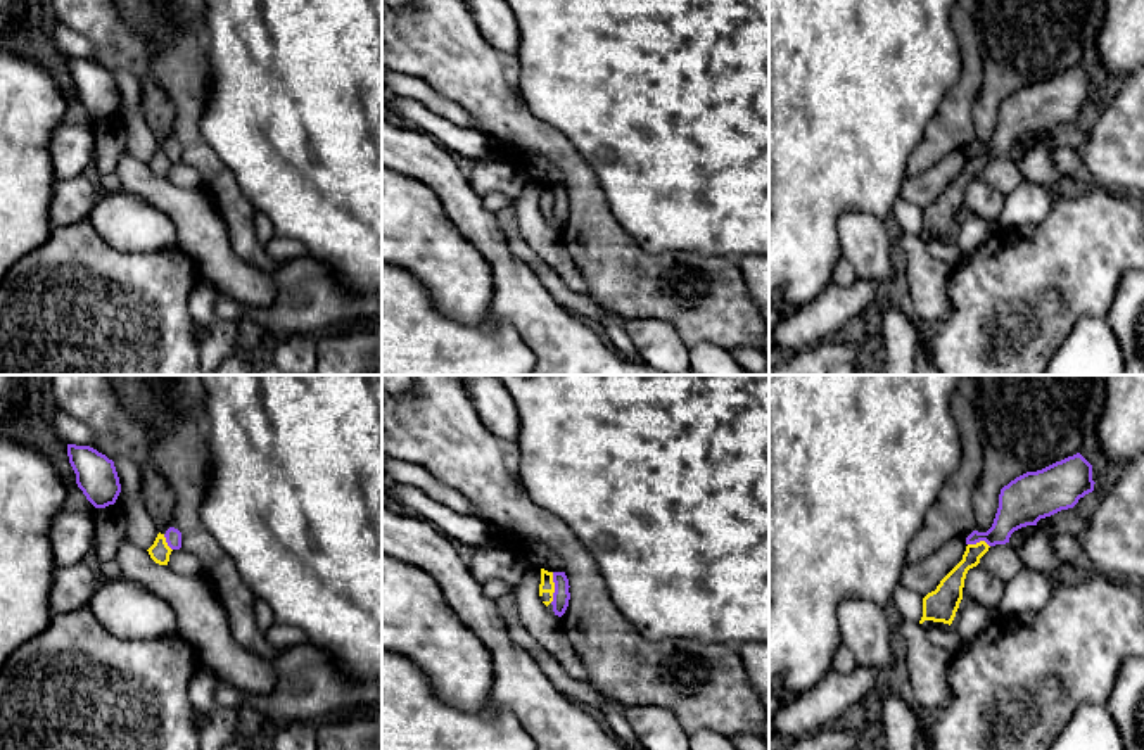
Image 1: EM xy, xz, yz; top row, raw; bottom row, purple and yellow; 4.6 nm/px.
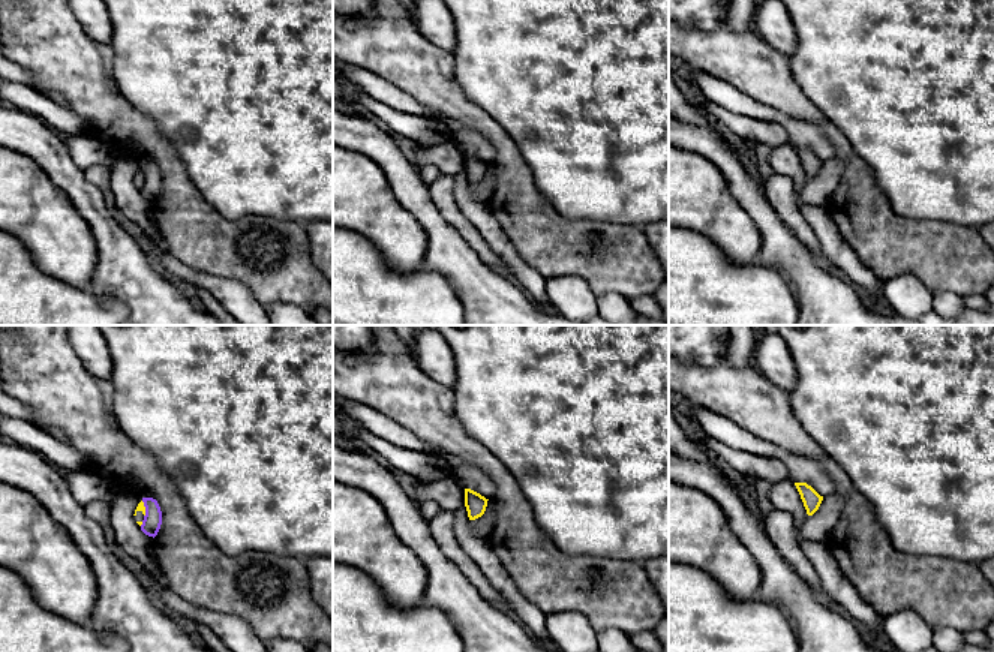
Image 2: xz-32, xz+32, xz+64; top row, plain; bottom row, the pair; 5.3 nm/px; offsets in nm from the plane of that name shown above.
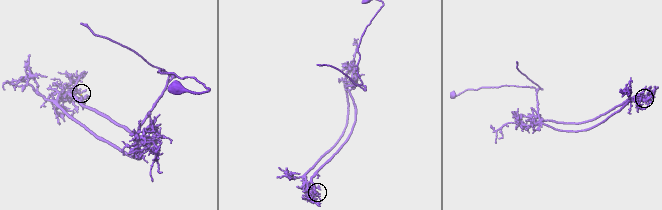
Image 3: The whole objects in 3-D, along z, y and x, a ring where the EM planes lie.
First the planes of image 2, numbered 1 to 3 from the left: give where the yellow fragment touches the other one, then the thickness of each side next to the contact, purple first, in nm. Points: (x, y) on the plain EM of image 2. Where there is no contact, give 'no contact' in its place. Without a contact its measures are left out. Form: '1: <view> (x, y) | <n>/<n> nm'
1: xz-32 (146, 173) | 100/40 nm
2: no contact
3: no contact

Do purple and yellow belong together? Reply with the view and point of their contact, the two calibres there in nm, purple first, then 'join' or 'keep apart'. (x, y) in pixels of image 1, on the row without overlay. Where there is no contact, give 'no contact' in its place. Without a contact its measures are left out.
xz (555, 201) | 80/70 nm | keep apart

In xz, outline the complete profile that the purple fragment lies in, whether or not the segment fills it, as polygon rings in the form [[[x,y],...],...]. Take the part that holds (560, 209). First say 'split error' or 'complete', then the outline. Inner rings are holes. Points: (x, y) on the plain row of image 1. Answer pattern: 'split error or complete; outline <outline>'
complete; outline [[[553,185],[555,206],[553,206],[553,225],[562,230],[569,219],[570,206],[569,206],[569,192],[565,185]]]

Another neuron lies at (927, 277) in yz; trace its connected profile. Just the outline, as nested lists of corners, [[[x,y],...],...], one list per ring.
[[[902,233],[899,245],[906,254],[906,280],[914,313],[926,323],[949,315],[949,276],[952,266],[933,257],[919,235]]]

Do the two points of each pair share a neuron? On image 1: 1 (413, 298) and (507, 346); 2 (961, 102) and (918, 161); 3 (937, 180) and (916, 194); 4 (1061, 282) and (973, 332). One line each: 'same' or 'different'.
1: same
2: same
3: same
4: same

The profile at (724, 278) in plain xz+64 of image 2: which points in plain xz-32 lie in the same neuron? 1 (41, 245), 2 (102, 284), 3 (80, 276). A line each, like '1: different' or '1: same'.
1: different
2: different
3: different

